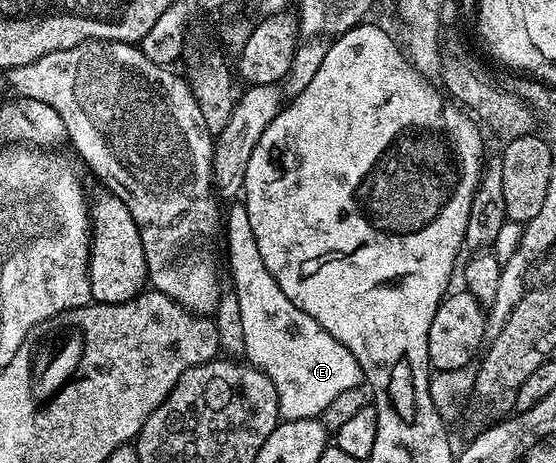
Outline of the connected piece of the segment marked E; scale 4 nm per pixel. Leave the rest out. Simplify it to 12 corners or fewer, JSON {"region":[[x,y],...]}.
{"region":[[246,205],[226,211],[243,354],[283,420],[364,381],[353,352],[281,292]]}

